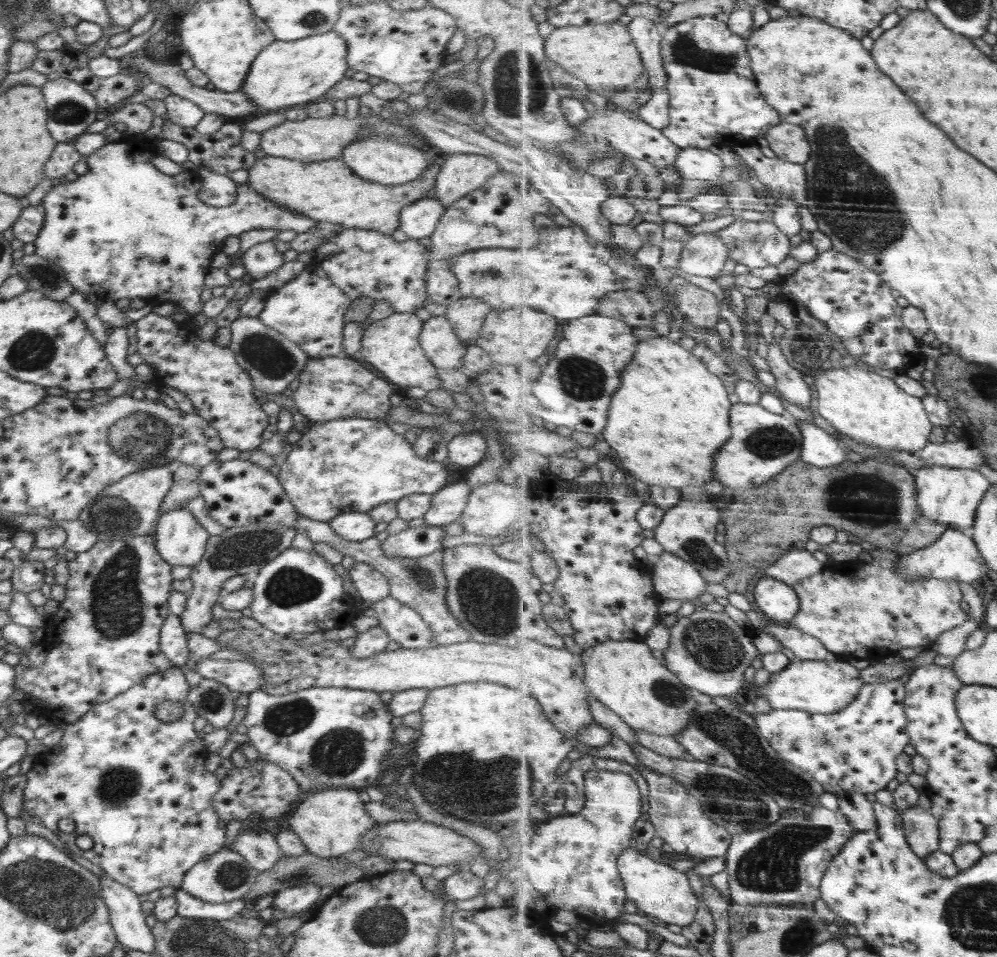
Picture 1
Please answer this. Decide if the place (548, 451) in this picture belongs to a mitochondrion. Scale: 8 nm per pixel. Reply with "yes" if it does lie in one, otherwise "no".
no

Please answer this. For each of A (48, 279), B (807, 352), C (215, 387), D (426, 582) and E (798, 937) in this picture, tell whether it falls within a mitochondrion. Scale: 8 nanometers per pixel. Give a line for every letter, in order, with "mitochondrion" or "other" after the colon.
A: mitochondrion
B: mitochondrion
C: other
D: mitochondrion
E: mitochondrion

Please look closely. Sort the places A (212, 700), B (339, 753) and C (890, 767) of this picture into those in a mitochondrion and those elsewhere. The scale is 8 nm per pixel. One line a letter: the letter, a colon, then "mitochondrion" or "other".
A: mitochondrion
B: mitochondrion
C: other

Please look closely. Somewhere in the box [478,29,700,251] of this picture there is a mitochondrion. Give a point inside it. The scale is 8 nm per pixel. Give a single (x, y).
(518, 88)

